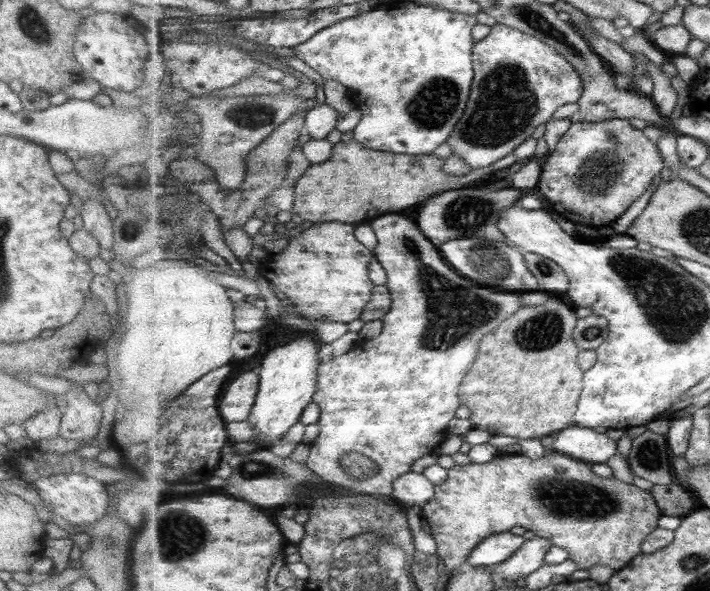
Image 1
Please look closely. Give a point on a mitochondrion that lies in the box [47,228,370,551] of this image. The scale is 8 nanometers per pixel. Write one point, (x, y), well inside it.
(249, 469)

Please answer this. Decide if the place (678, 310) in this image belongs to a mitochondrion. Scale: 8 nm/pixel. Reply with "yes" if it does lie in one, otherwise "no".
yes

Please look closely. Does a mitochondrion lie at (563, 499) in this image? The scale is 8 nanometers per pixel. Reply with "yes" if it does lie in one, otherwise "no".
yes

